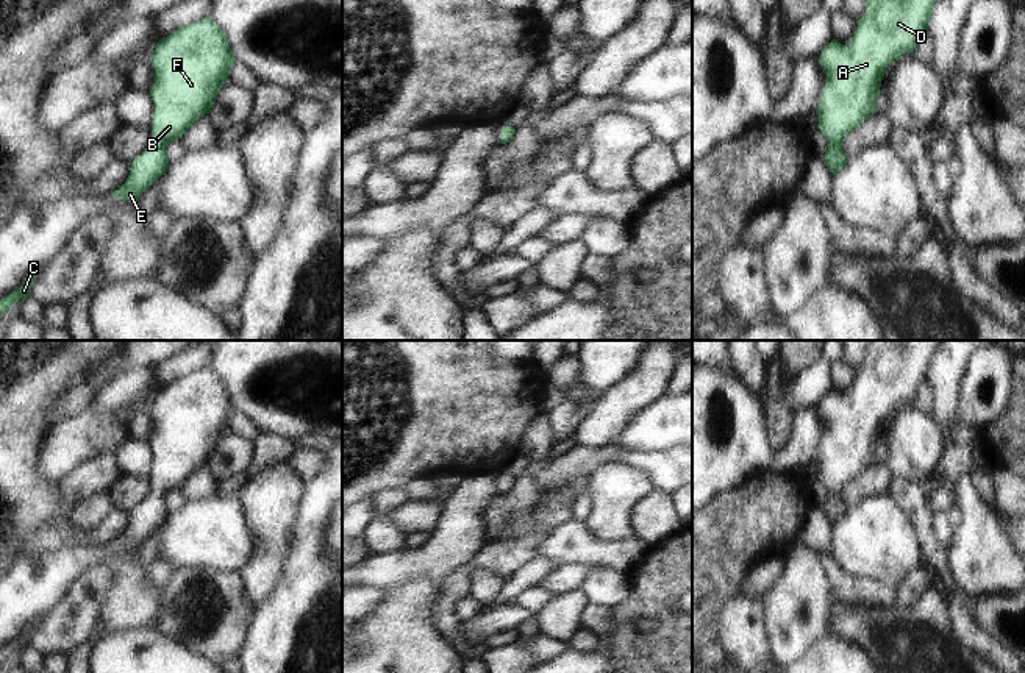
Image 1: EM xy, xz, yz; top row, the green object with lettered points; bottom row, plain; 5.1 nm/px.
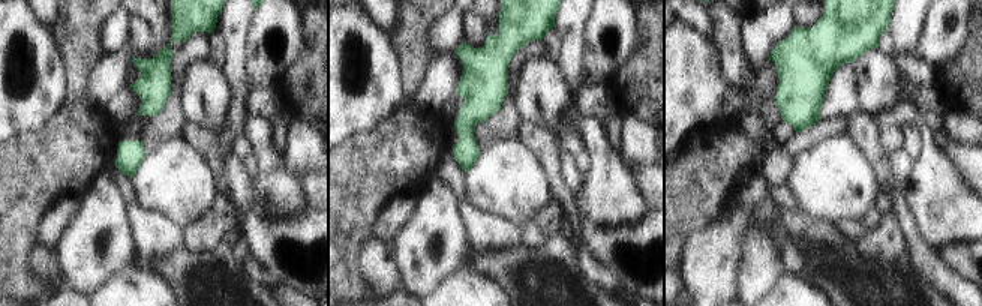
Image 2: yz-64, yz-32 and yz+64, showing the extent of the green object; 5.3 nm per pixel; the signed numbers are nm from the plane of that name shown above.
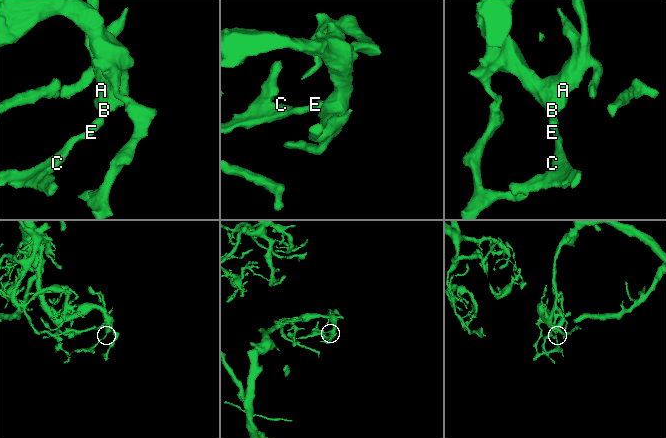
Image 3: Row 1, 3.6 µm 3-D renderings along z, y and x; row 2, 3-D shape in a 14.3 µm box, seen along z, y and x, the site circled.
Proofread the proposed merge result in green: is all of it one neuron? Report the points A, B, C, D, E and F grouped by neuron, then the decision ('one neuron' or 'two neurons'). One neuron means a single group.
A B C D E F; one neuron

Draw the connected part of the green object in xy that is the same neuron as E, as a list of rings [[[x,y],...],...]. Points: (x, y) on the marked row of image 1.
[[[209,16],[172,31],[156,44],[152,52],[156,77],[150,89],[156,106],[153,147],[131,162],[131,172],[114,191],[114,198],[138,201],[167,172],[166,147],[209,114],[234,61],[228,36]]]

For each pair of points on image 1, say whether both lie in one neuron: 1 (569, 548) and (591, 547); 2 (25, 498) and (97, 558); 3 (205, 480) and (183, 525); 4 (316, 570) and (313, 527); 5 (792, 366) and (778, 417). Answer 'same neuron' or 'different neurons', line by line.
1: same neuron
2: different neurons
3: different neurons
4: same neuron
5: same neuron

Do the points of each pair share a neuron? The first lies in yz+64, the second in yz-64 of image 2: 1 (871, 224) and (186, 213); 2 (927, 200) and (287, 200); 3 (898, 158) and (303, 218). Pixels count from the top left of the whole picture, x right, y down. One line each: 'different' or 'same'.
1: different
2: same
3: same

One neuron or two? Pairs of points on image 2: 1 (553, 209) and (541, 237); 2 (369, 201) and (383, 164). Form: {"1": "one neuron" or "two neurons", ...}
{"1": "one neuron", "2": "one neuron"}

